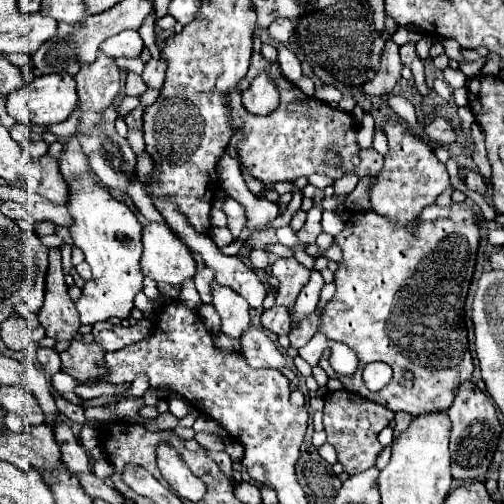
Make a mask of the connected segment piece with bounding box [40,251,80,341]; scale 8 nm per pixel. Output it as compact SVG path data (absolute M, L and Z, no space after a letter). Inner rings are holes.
M50 251L50 265L46 275L46 299L40 309L40 323L46 327L46 335L56 341L74 339L80 319L78 311L68 295L68 285L62 273L60 251Z

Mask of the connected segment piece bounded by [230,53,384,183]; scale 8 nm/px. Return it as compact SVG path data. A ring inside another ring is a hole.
M252 53L250 71L248 71L248 75L238 83L238 91L232 91L232 93L230 93L230 107L232 107L230 115L232 115L234 131L238 131L238 129L244 131L244 139L238 143L238 155L240 155L242 163L244 163L244 167L246 167L254 177L262 179L264 183L276 183L276 181L288 181L288 183L292 183L292 181L296 181L296 179L302 177L302 175L304 175L304 177L310 177L310 175L314 175L314 173L318 173L318 175L328 175L328 177L332 177L332 179L338 179L338 177L342 177L344 173L354 171L354 173L358 173L360 177L364 177L364 175L376 175L376 173L382 169L384 157L382 157L376 149L360 149L360 147L358 147L358 143L356 143L356 123L354 123L352 115L344 113L344 111L338 111L338 109L330 107L328 103L324 103L324 101L320 101L320 99L316 99L316 97L304 95L294 83L290 83L290 81L282 75L282 71L280 71L278 65L270 65L260 53ZM262 71L270 73L270 77L274 79L274 85L276 85L278 91L280 91L280 107L278 107L278 111L272 111L270 115L250 115L250 111L246 111L246 107L242 107L242 101L240 101L240 93L238 93L238 91L246 89L248 83L252 83L254 75L258 75L258 73L262 73ZM328 153L338 155L338 157L342 159L342 163L340 163L338 167L330 167L330 165L324 161L324 157L326 157ZM356 153L362 157L362 163L360 163L358 167L354 167L354 165L350 163L352 155L356 155Z

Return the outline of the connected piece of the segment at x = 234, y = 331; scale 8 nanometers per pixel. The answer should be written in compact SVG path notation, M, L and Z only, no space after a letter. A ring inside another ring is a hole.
M212 281L212 305L222 319L222 331L230 337L240 337L240 333L250 323L250 305L230 287L222 287Z

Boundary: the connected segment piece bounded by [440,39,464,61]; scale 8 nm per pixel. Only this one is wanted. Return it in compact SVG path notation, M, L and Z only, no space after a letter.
M442 39L440 41L442 45L444 45L444 51L446 51L446 55L450 57L450 59L454 59L454 61L464 61L464 57L462 57L462 49L458 47L458 43L454 43L454 39Z

